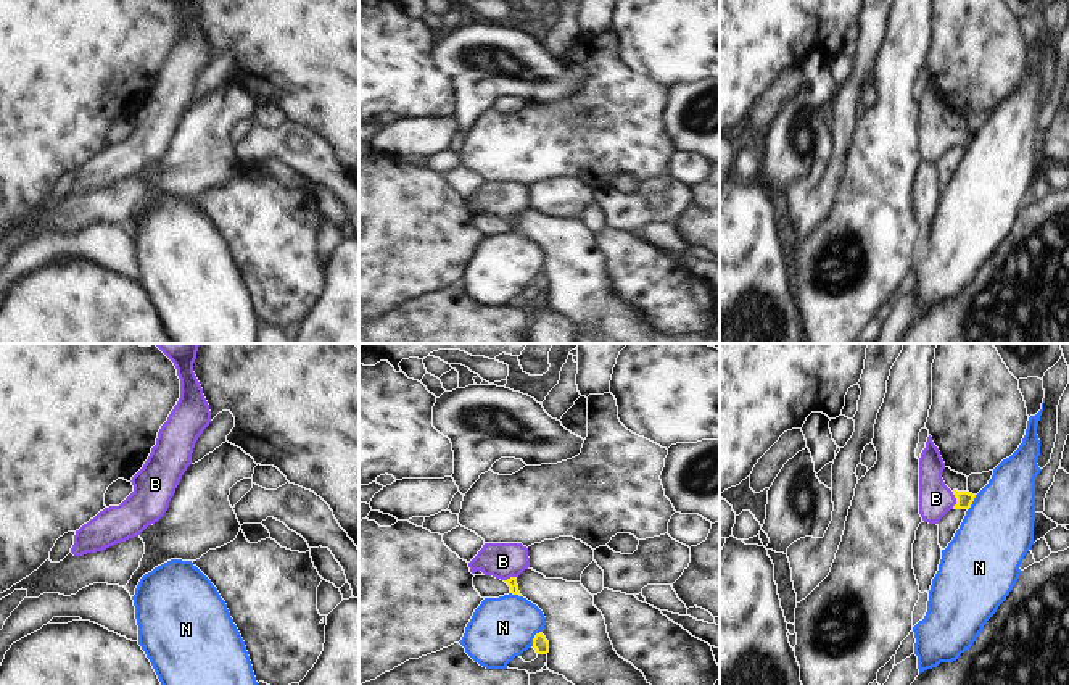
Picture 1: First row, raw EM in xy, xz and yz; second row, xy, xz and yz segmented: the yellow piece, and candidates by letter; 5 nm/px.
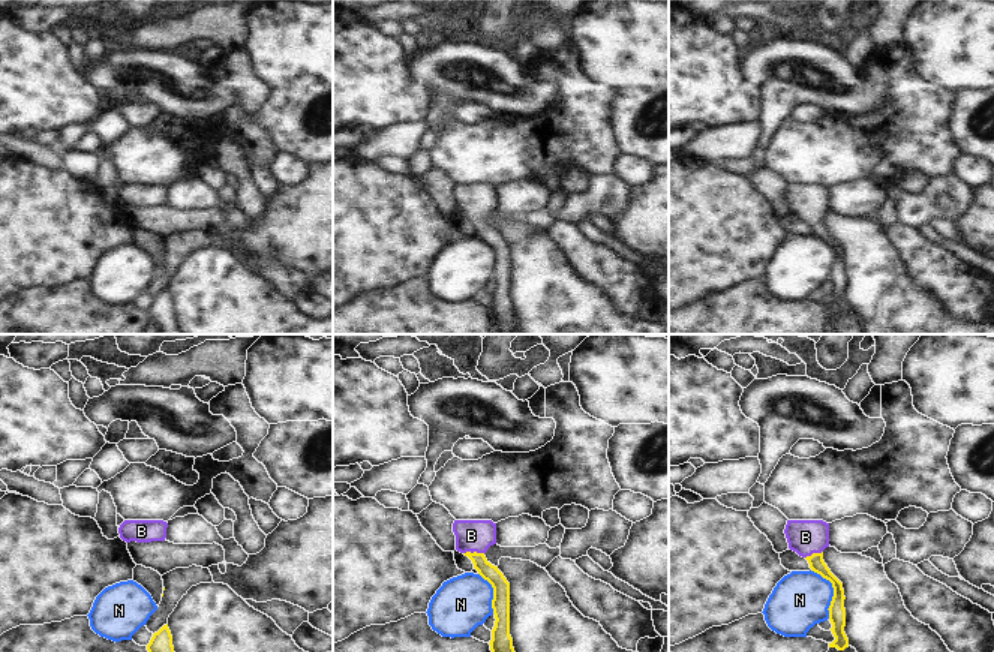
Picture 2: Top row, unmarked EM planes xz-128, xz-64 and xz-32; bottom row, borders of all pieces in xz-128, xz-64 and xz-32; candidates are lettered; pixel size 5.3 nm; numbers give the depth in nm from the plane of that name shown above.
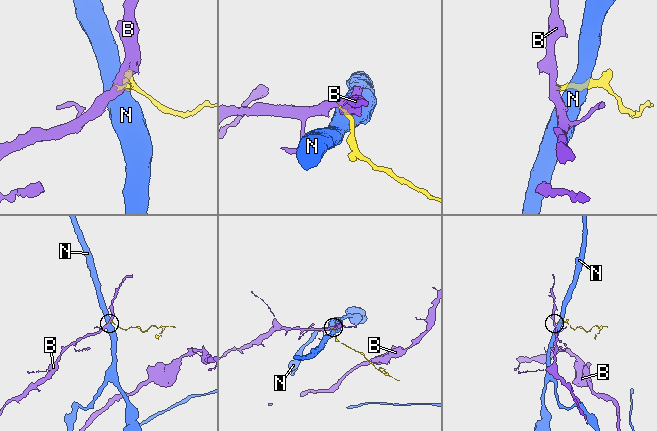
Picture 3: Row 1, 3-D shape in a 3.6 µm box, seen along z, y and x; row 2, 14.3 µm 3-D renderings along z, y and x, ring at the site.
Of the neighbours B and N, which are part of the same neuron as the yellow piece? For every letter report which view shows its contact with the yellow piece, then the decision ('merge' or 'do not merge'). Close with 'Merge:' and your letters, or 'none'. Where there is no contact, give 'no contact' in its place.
B: yz | merge
N: xz | do not merge
Merge: B

